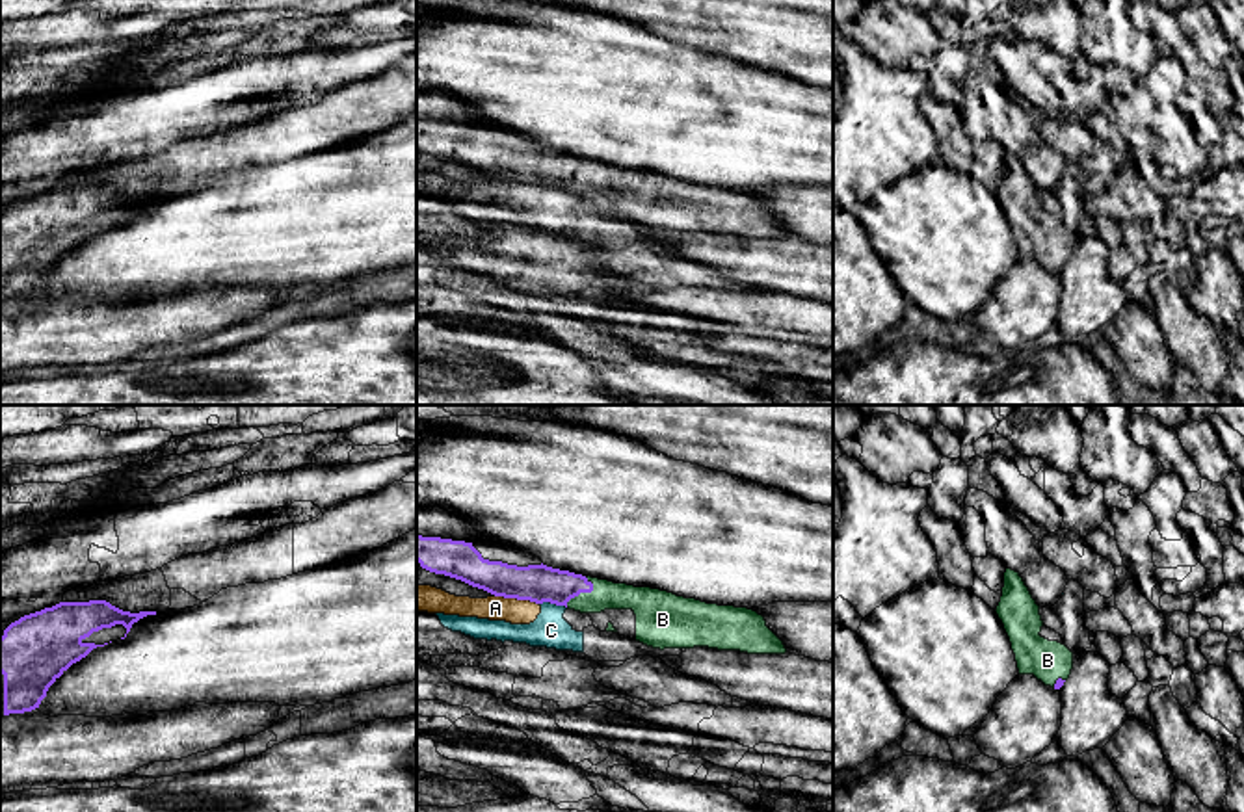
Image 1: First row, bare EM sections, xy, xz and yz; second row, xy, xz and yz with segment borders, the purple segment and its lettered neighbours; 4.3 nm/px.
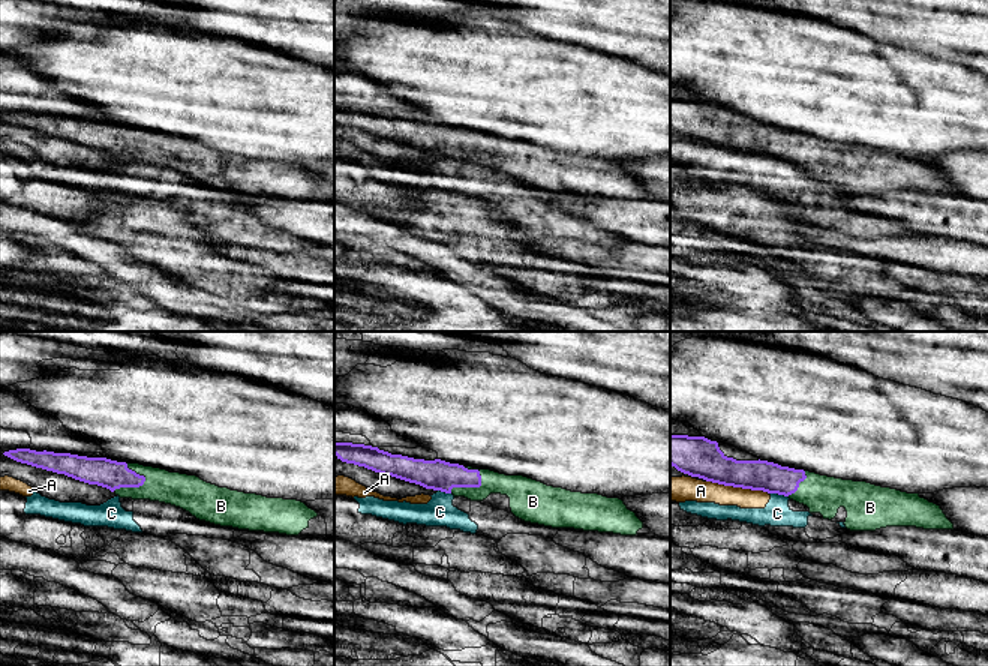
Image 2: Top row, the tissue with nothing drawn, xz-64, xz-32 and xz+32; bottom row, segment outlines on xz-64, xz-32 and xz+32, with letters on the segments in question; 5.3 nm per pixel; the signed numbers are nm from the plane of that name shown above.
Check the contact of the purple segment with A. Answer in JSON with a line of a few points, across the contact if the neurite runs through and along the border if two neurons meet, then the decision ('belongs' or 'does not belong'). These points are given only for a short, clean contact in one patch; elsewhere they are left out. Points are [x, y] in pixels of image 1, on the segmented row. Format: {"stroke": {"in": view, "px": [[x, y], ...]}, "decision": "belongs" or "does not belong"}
{"decision": "does not belong"}

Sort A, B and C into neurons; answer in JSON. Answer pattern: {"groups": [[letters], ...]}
{"groups": [["A", "C"], ["B"]]}

